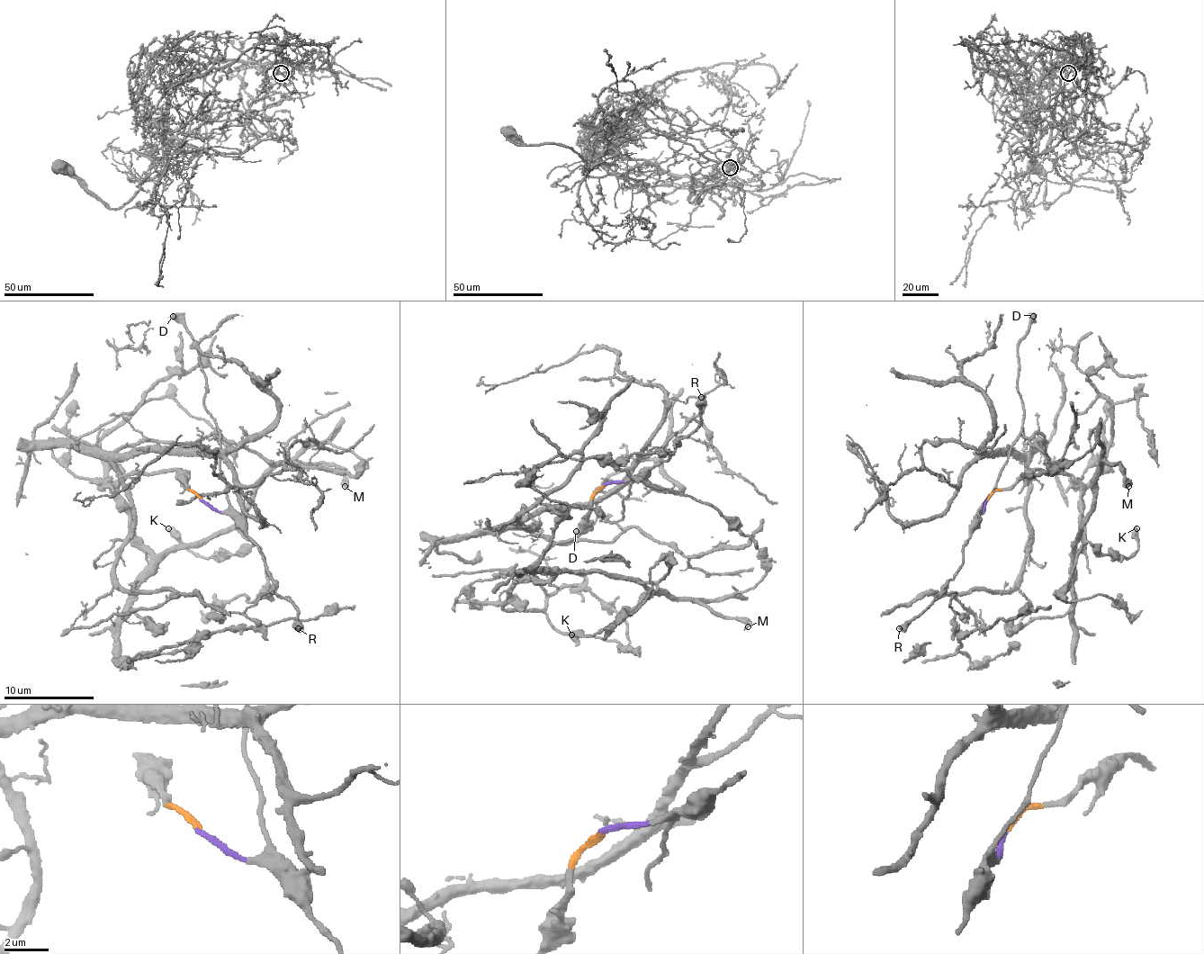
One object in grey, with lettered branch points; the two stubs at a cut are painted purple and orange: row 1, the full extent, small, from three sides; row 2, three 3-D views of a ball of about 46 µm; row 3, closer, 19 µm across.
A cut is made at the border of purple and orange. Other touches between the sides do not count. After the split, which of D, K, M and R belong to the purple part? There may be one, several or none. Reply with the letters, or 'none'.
D, R

